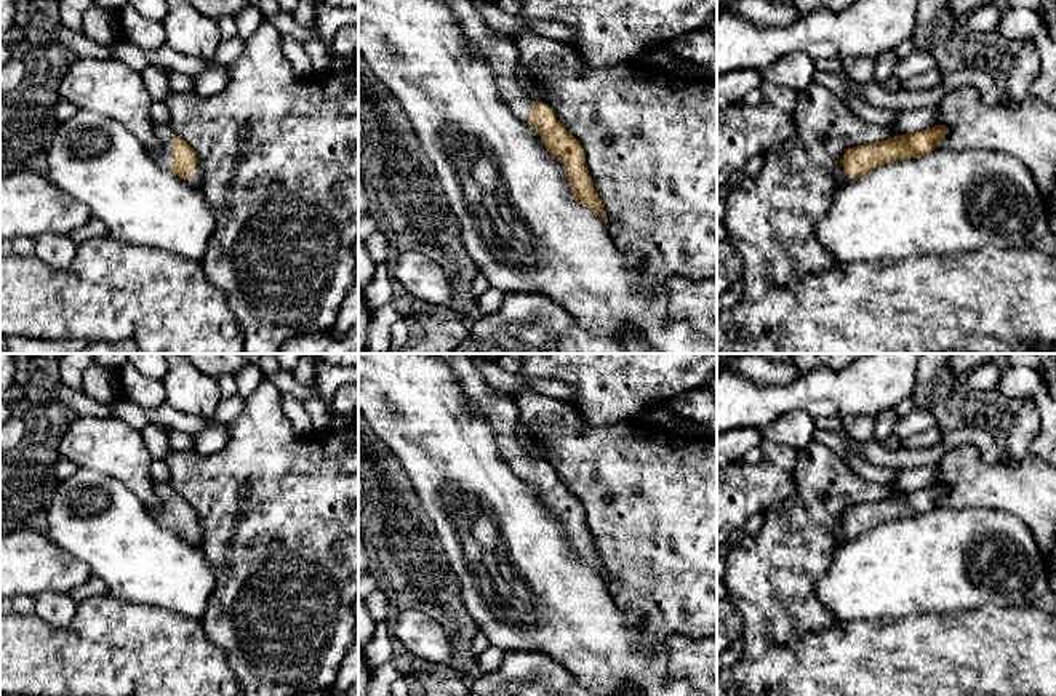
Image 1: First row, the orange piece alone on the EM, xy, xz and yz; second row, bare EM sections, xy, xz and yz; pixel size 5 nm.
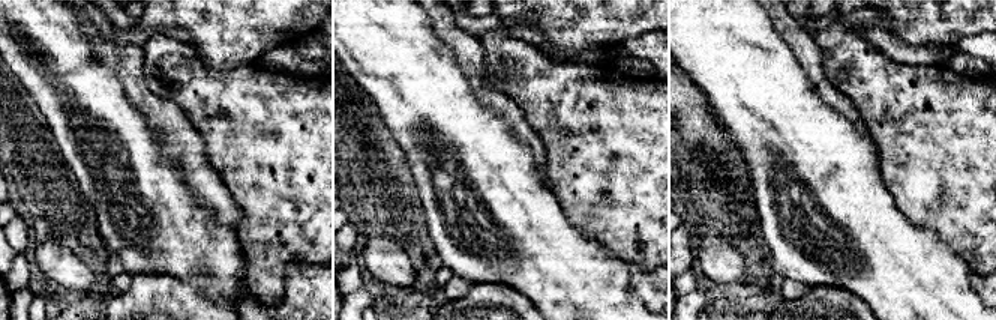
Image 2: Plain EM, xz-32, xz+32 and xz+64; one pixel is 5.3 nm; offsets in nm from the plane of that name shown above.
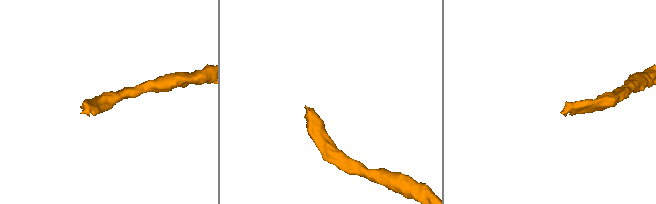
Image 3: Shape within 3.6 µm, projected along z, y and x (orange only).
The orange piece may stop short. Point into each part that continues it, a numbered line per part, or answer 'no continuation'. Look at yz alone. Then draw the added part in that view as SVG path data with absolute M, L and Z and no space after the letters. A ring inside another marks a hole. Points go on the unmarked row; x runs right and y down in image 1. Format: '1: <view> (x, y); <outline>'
1: yz (842, 535); M838 523L835 528L835 538L842 544L842 542L848 541L851 538L851 534L846 531L846 528L842 523Z

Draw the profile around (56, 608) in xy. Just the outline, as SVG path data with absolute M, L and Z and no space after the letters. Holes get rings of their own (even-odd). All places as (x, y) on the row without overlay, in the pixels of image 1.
M43 592L35 597L35 614L56 629L69 629L77 611L70 594Z

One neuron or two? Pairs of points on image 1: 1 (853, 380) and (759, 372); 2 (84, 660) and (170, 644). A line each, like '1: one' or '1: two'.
1: two
2: two

